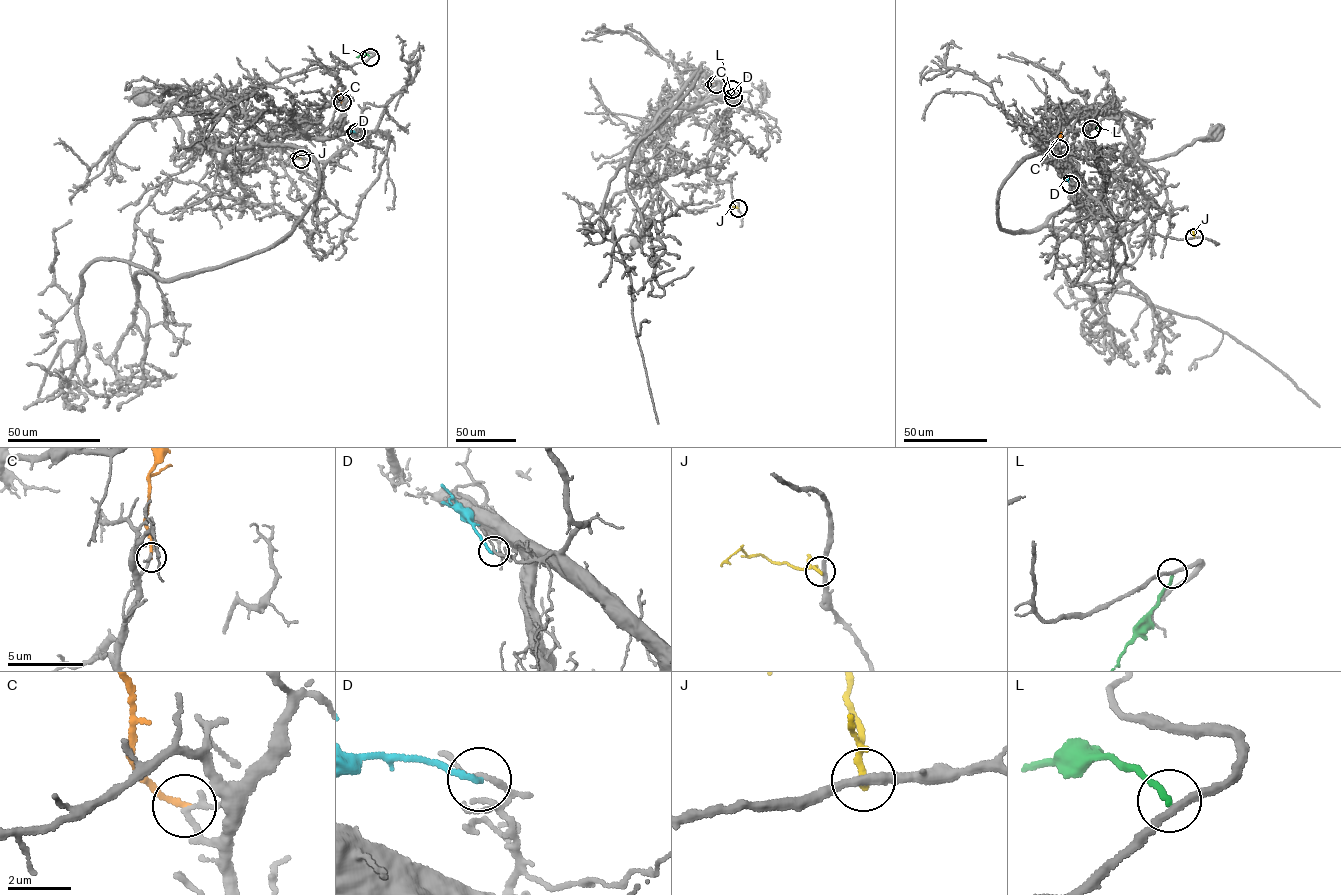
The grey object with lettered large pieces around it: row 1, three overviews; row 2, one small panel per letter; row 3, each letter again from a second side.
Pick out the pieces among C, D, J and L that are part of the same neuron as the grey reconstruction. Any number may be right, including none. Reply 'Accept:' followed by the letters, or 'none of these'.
Accept: none of these

